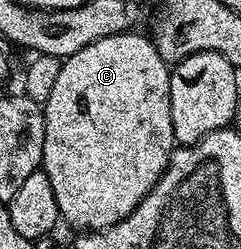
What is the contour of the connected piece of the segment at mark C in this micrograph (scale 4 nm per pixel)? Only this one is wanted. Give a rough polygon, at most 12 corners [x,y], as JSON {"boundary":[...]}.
{"boundary":[[138,31],[66,57],[42,172],[75,230],[121,222],[177,145]]}

